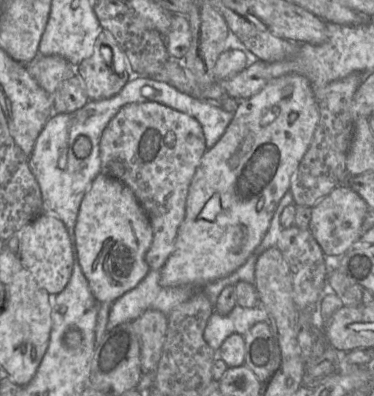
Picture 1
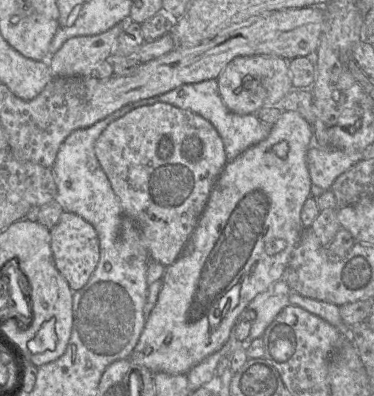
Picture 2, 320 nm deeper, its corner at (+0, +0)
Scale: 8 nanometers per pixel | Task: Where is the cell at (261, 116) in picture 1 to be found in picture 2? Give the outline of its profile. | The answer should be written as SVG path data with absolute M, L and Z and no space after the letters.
M283 111L278 121L272 125L270 134L265 140L248 148L234 160L226 163L211 190L198 223L181 254L172 264L166 267L161 278L162 286L156 303L147 316L138 343L128 357L132 362L145 366L153 373L164 372L171 375L187 374L190 369L220 350L226 344L231 337L233 327L239 320L239 316L247 309L248 304L258 294L265 292L272 284L285 277L287 265L304 231L301 222L301 211L306 200L311 197L312 185L306 162L306 154L313 144L313 132L308 121L298 112Z

